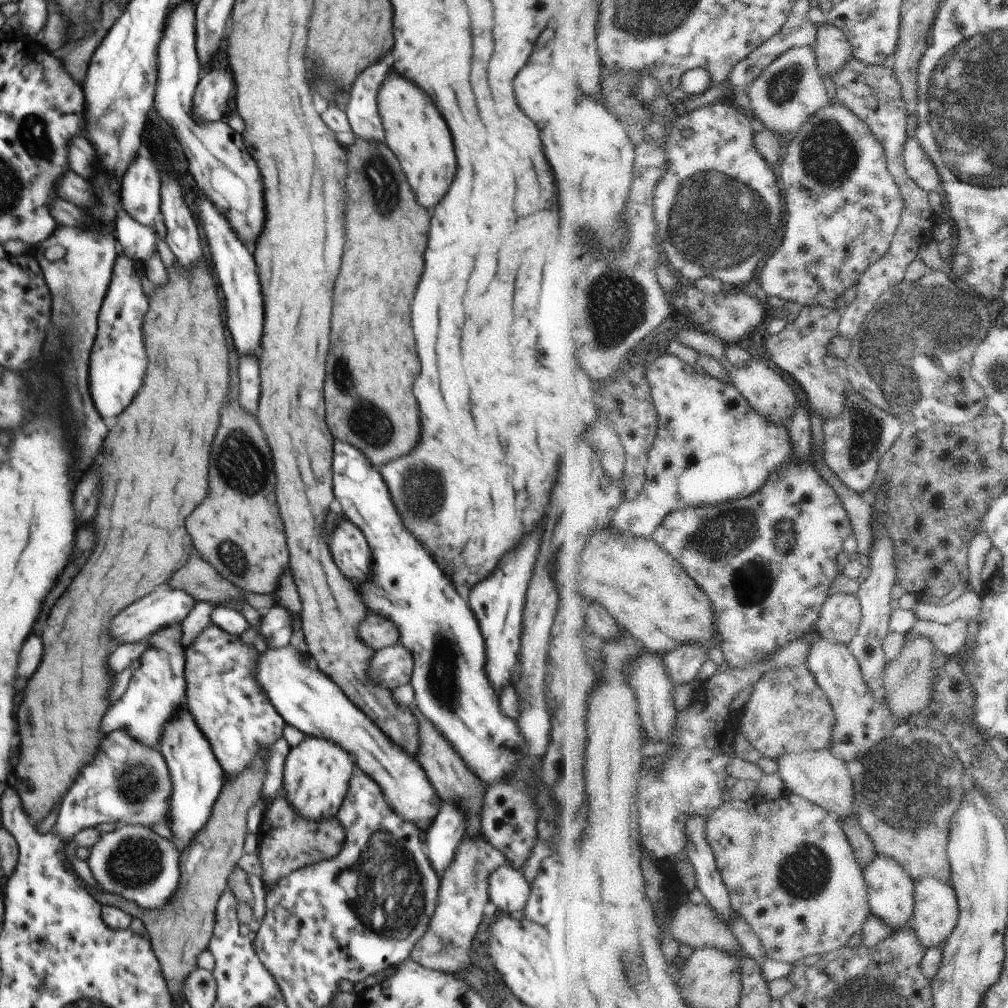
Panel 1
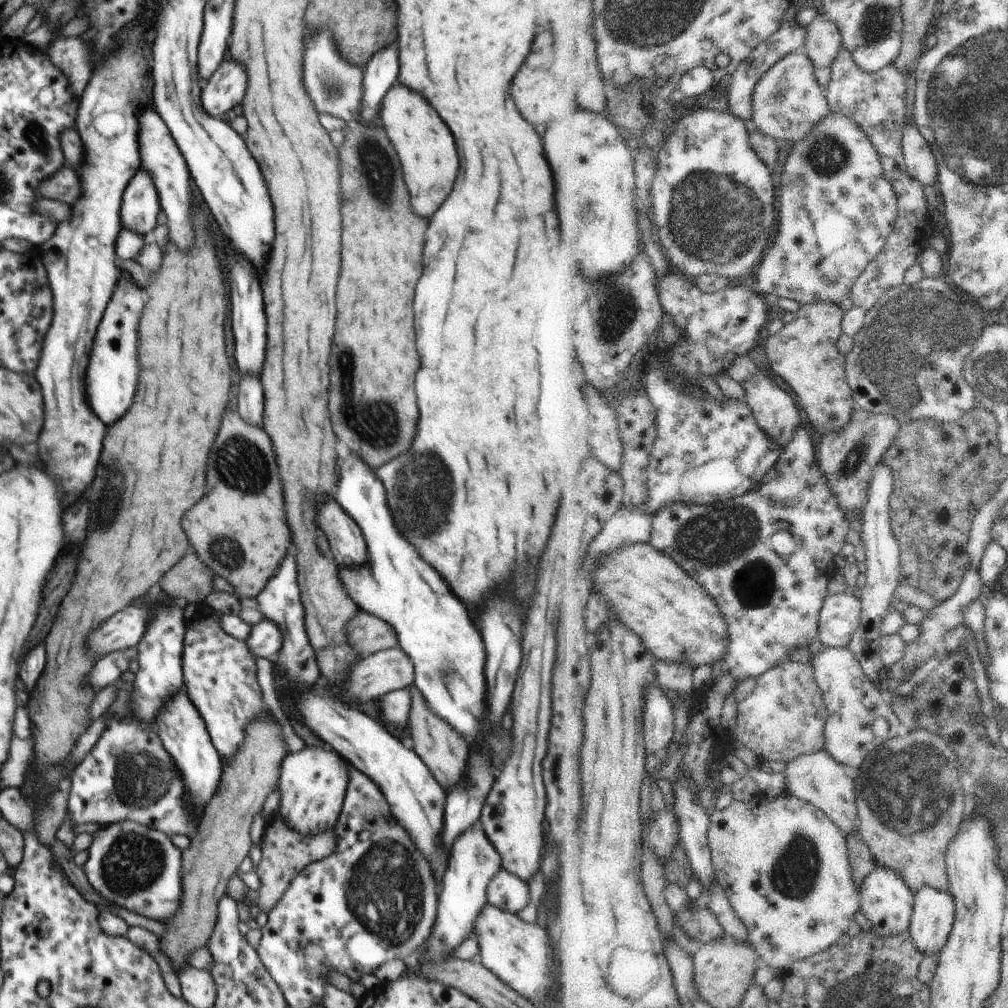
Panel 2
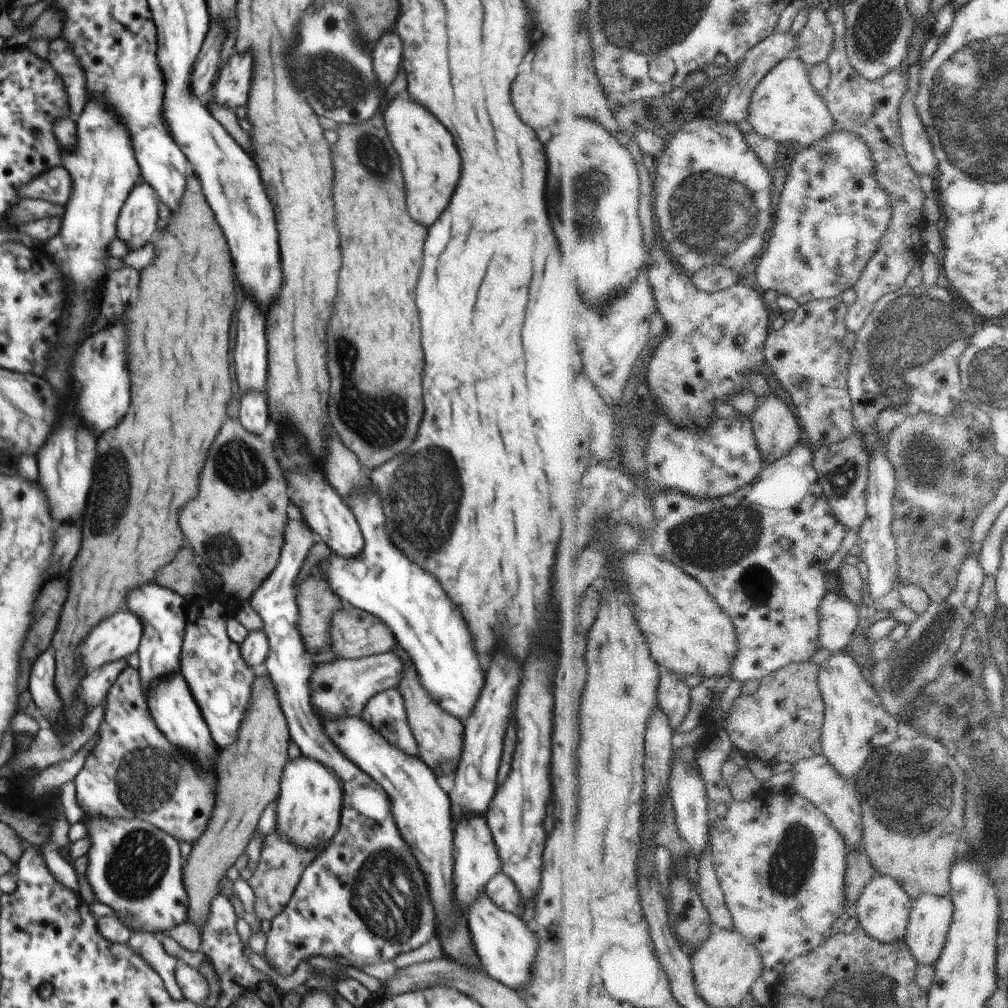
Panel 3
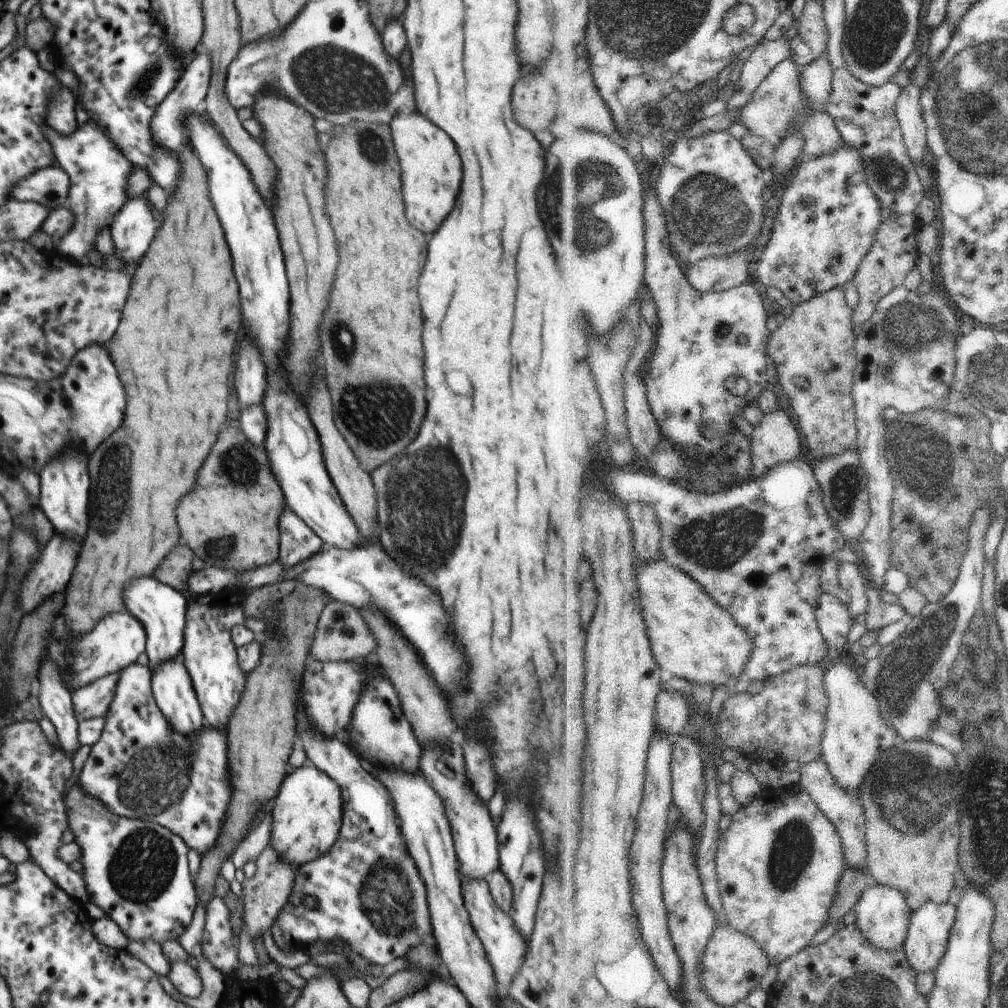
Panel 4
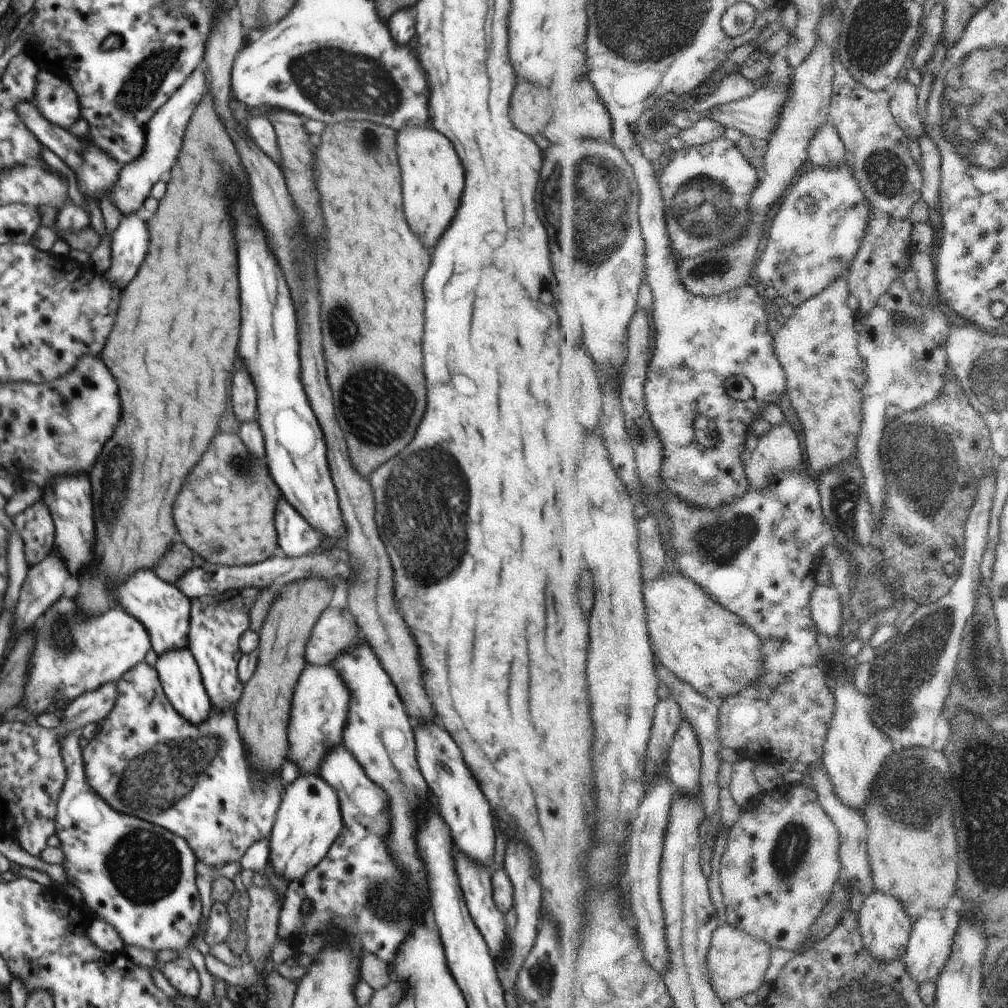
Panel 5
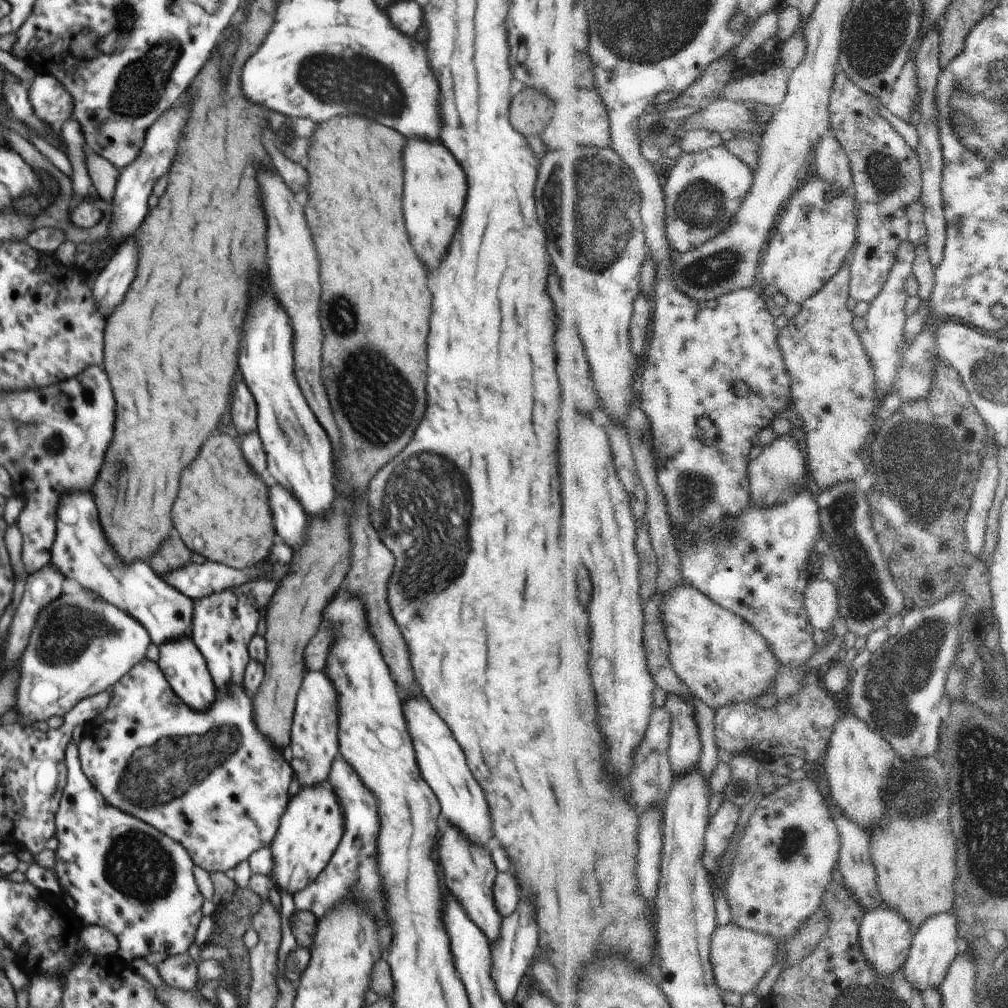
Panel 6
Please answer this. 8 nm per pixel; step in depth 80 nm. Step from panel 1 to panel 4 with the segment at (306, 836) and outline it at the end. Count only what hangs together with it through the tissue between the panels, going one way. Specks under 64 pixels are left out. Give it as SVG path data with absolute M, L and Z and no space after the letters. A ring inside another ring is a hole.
M268 844L256 860L256 874L252 878L245 878L241 884L244 891L245 900L245 923L248 936L254 940L256 936L263 935L266 930L270 930L274 920L286 909L286 902L290 898L292 886L300 866L290 866L286 860L280 860L278 852Z

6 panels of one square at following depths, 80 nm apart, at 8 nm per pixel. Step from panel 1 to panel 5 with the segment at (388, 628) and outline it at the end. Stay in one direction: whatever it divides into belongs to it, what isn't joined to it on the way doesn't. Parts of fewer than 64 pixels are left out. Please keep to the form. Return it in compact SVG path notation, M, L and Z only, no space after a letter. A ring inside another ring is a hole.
M328 608L314 626L310 642L306 646L306 660L314 666L326 666L336 658L336 654L350 650L352 646L356 646L356 642L356 624L346 618L342 610Z

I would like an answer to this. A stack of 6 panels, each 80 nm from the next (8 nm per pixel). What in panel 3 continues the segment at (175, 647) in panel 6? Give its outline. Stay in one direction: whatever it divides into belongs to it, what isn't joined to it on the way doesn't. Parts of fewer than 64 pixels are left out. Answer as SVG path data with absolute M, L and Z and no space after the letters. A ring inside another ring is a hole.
M181 672L168 675L165 679L160 679L154 683L147 690L146 696L151 715L171 745L180 748L186 746L186 750L188 750L188 746L194 746L192 748L194 760L200 762L204 768L210 768L214 762L214 756L216 756L216 746L212 742L208 725Z

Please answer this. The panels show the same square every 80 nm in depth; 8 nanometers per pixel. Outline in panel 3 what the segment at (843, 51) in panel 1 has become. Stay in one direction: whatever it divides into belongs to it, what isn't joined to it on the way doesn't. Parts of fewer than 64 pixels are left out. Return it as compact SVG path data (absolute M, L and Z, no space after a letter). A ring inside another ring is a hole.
M818 7L809 12L807 23L798 34L797 55L812 70L830 58L837 34L828 12Z

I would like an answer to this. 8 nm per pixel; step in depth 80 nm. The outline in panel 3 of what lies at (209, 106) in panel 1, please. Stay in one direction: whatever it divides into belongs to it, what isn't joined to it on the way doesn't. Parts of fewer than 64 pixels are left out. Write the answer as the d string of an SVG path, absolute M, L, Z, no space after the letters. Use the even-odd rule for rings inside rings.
M252 52L232 56L230 62L222 68L212 88L214 100L218 104L226 104L232 108L246 106L248 92L252 86L252 68L254 68Z

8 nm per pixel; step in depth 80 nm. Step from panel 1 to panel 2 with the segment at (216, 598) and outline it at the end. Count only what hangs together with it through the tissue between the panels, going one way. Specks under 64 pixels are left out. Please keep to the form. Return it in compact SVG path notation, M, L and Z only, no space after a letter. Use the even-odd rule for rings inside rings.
M188 552L176 566L172 566L162 578L160 578L160 586L166 592L167 596L182 601L185 604L203 604L206 596L214 592L212 587L212 578L214 573L208 570L194 552Z

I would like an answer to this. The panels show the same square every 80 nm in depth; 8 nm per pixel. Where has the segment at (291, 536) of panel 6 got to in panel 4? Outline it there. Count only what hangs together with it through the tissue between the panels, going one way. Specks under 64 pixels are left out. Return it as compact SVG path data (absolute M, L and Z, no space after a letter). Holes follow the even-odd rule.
M290 508L280 516L280 564L292 566L322 548L322 540Z

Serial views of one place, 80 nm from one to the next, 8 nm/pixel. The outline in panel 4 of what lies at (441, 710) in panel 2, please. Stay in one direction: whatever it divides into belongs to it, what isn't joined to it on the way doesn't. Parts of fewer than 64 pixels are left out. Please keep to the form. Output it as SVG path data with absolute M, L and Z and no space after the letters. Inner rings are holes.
M370 544L364 550L362 548L360 550L340 550L340 548L322 550L292 568L284 568L278 560L268 566L250 570L250 572L236 572L236 570L206 566L201 570L192 571L186 584L190 590L189 596L194 597L198 594L218 595L225 588L240 588L250 592L253 588L276 584L282 580L298 580L310 586L318 586L326 590L330 596L334 596L336 600L342 600L346 604L350 600L352 606L358 606L358 608L372 606L372 608L378 608L380 612L386 612L386 616L394 620L396 628L400 628L400 632L410 640L410 644L418 648L418 654L422 656L428 672L432 674L440 690L446 692L450 686L458 684L462 676L466 676L466 660L462 658L456 644L446 634L446 614L438 596L422 582L410 578L404 570L394 568L394 562L378 544Z

